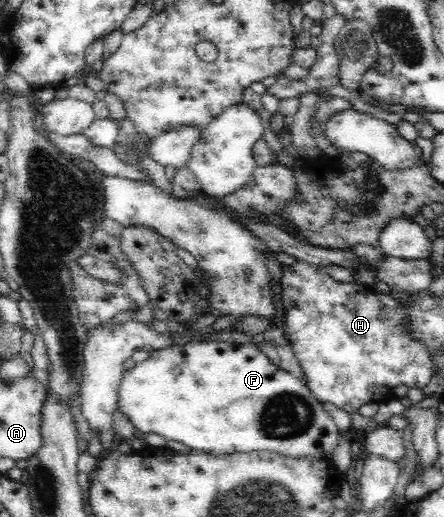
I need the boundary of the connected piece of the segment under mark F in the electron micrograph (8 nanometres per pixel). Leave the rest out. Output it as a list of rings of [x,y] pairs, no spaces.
[[[209,339],[201,343],[186,343],[185,345],[167,346],[160,350],[154,350],[150,356],[143,362],[137,363],[129,372],[125,372],[125,379],[121,383],[118,395],[118,404],[121,409],[130,417],[135,424],[139,434],[144,436],[148,433],[159,433],[163,435],[167,441],[181,441],[188,448],[201,449],[209,451],[213,454],[231,455],[232,453],[249,453],[251,451],[259,451],[261,449],[274,449],[281,453],[289,453],[290,455],[304,455],[311,453],[323,453],[329,455],[331,449],[337,443],[337,426],[335,420],[326,412],[325,405],[319,401],[313,394],[302,378],[289,373],[285,369],[281,369],[275,365],[270,357],[267,357],[257,346],[245,343],[237,343],[236,341],[219,341],[217,339]]]

